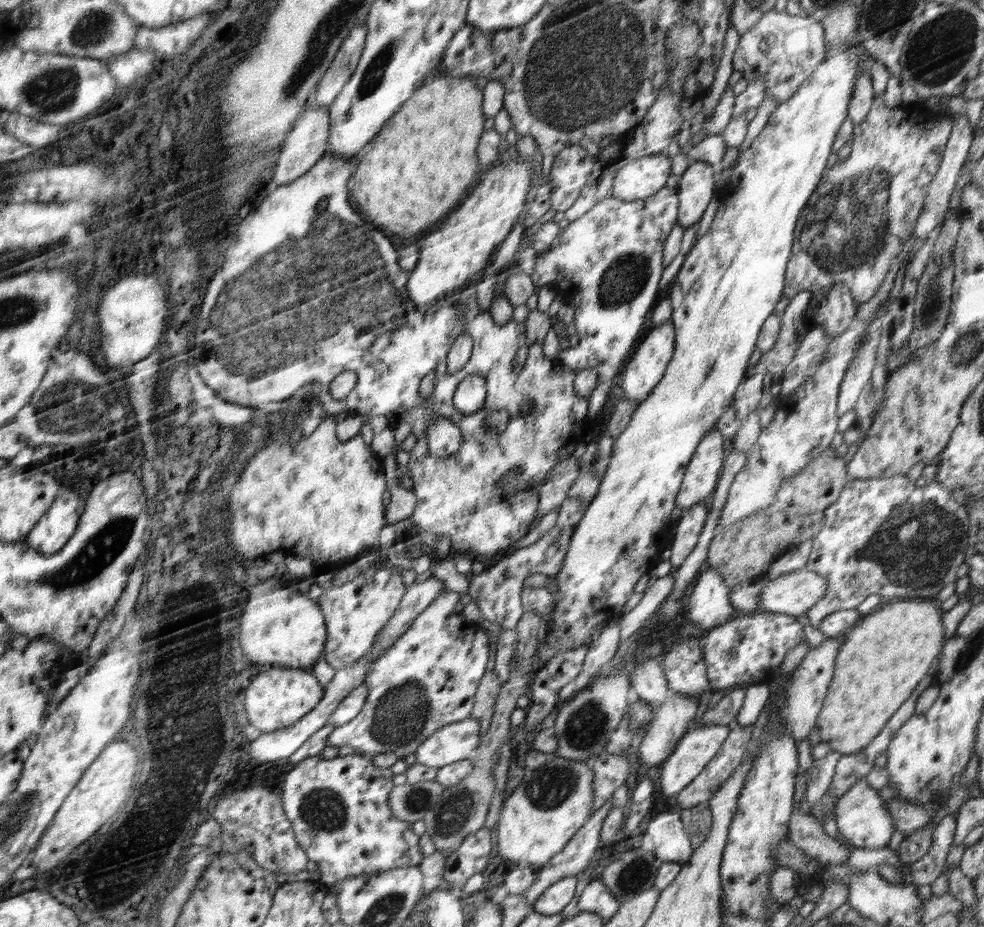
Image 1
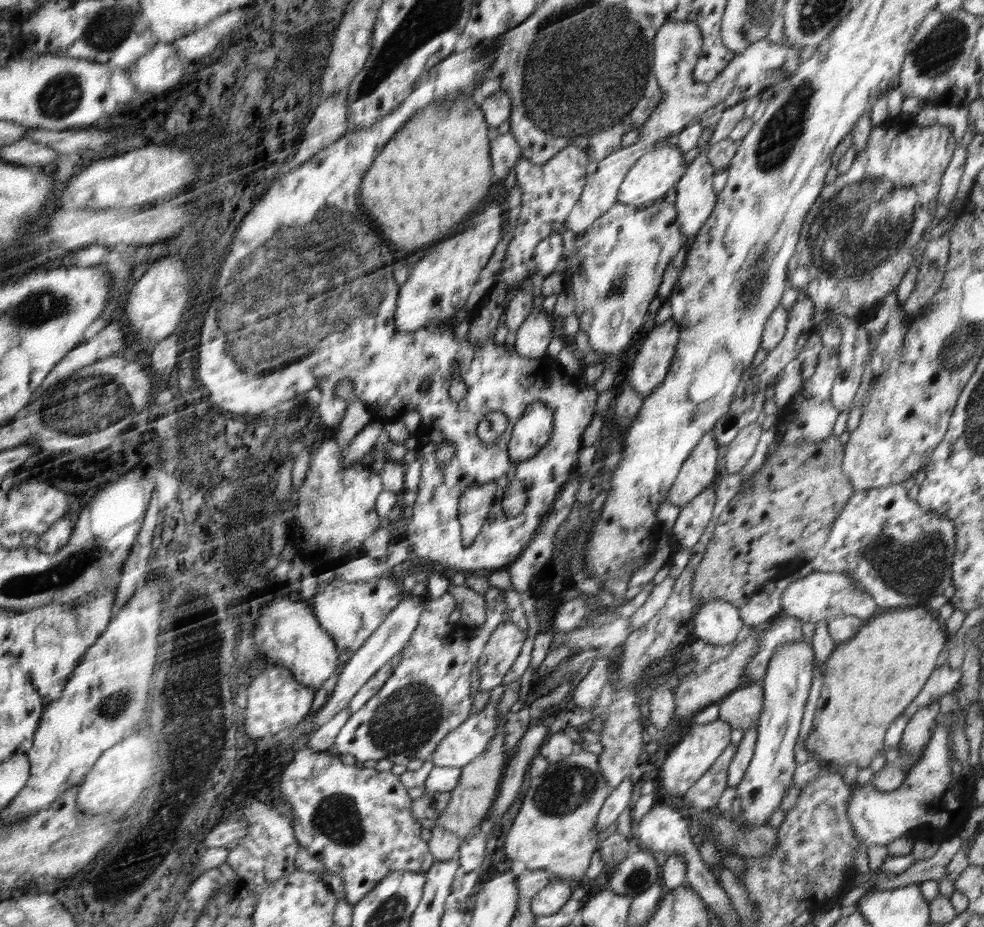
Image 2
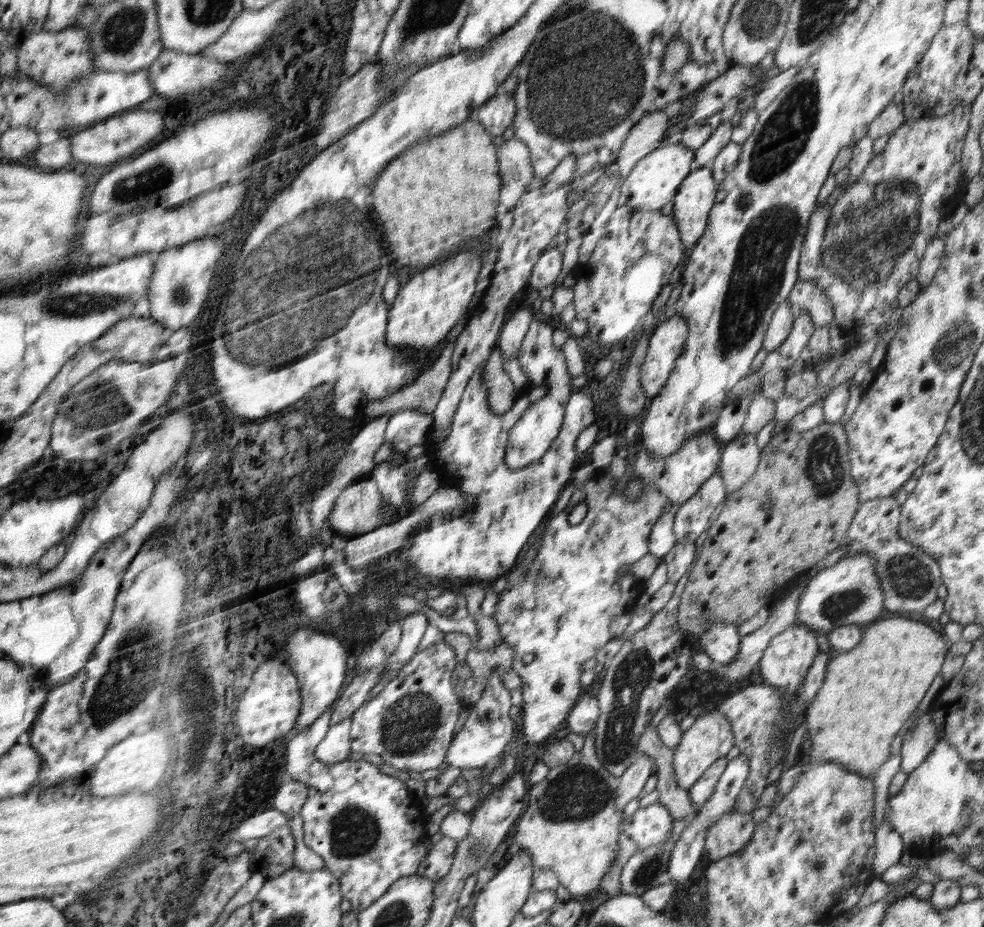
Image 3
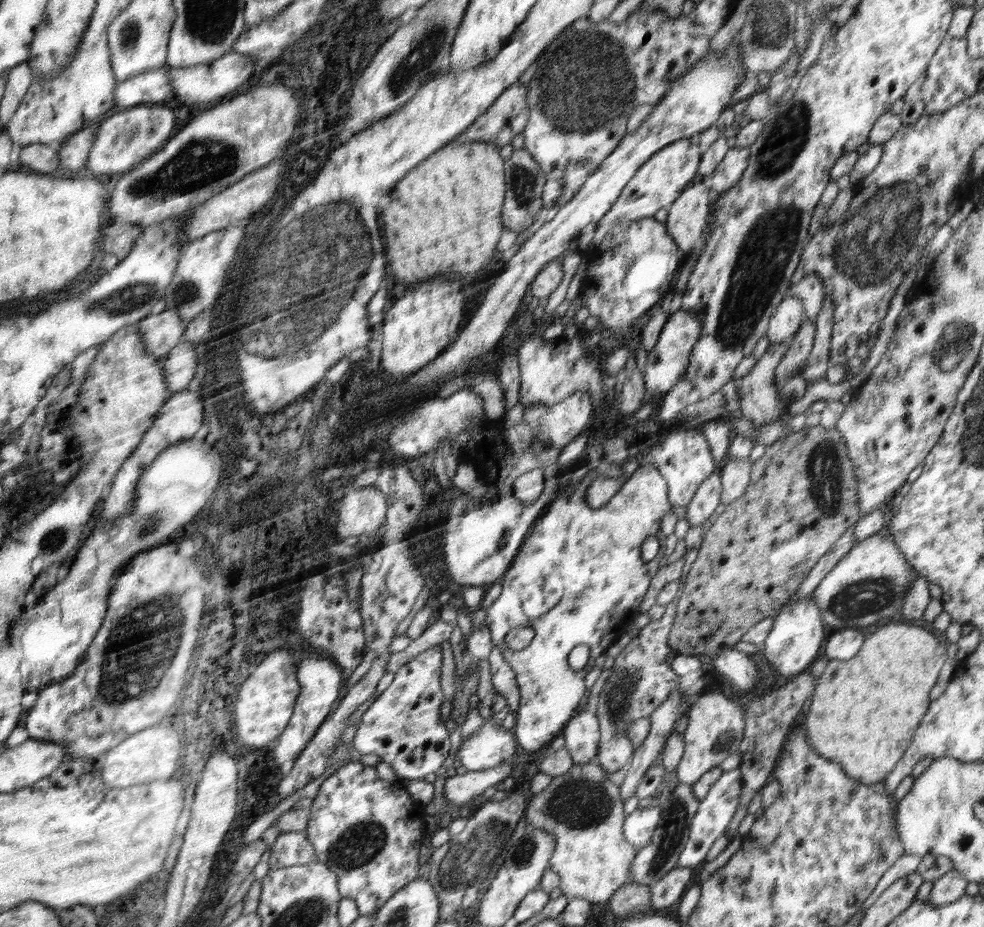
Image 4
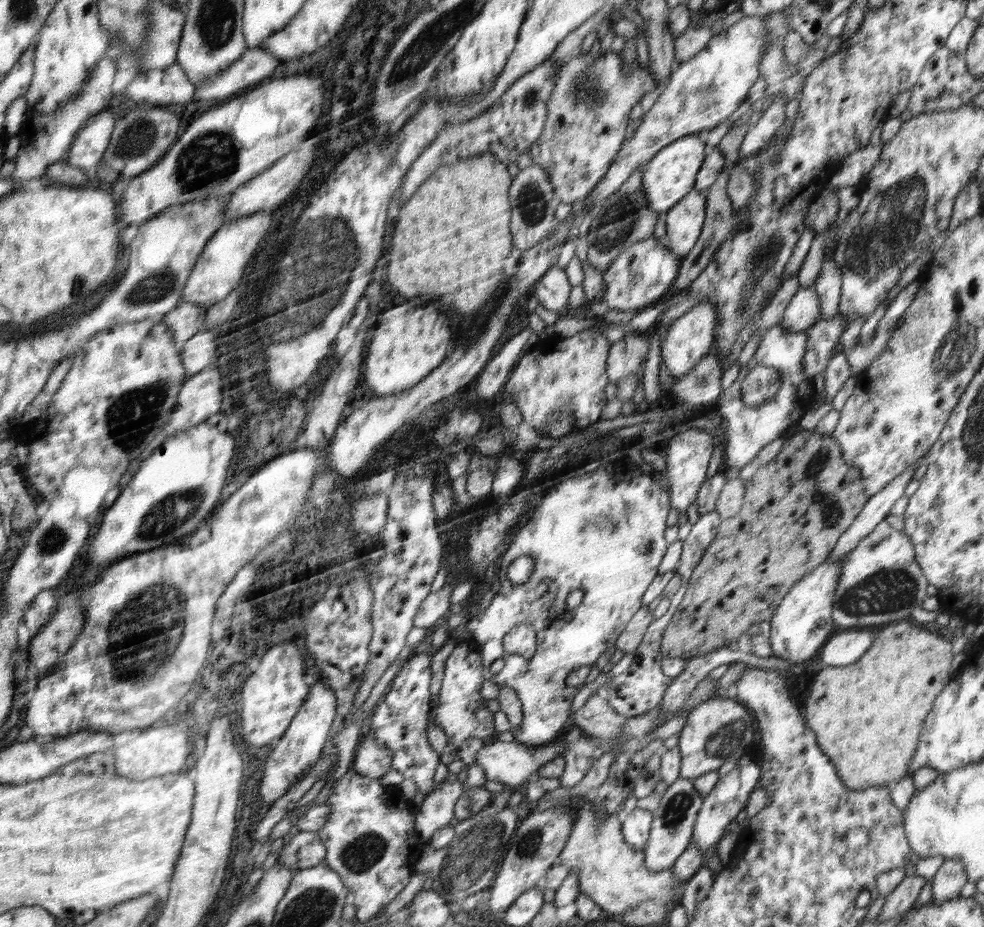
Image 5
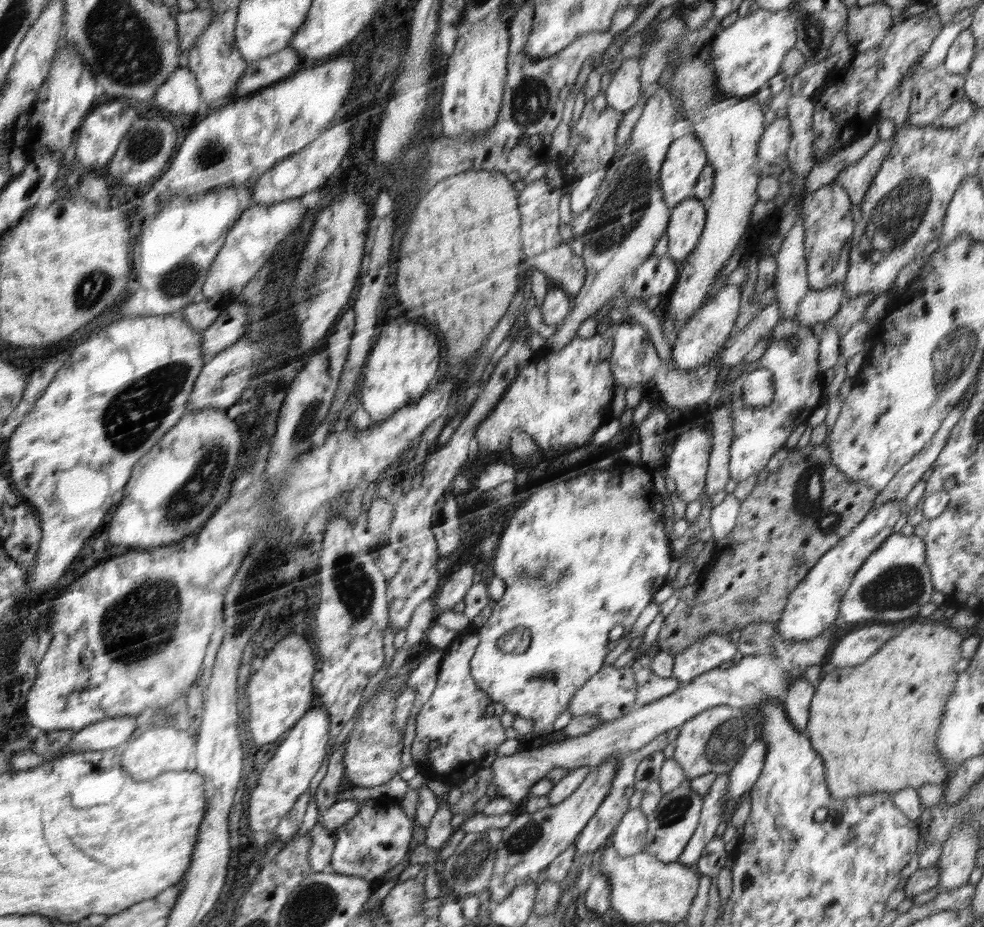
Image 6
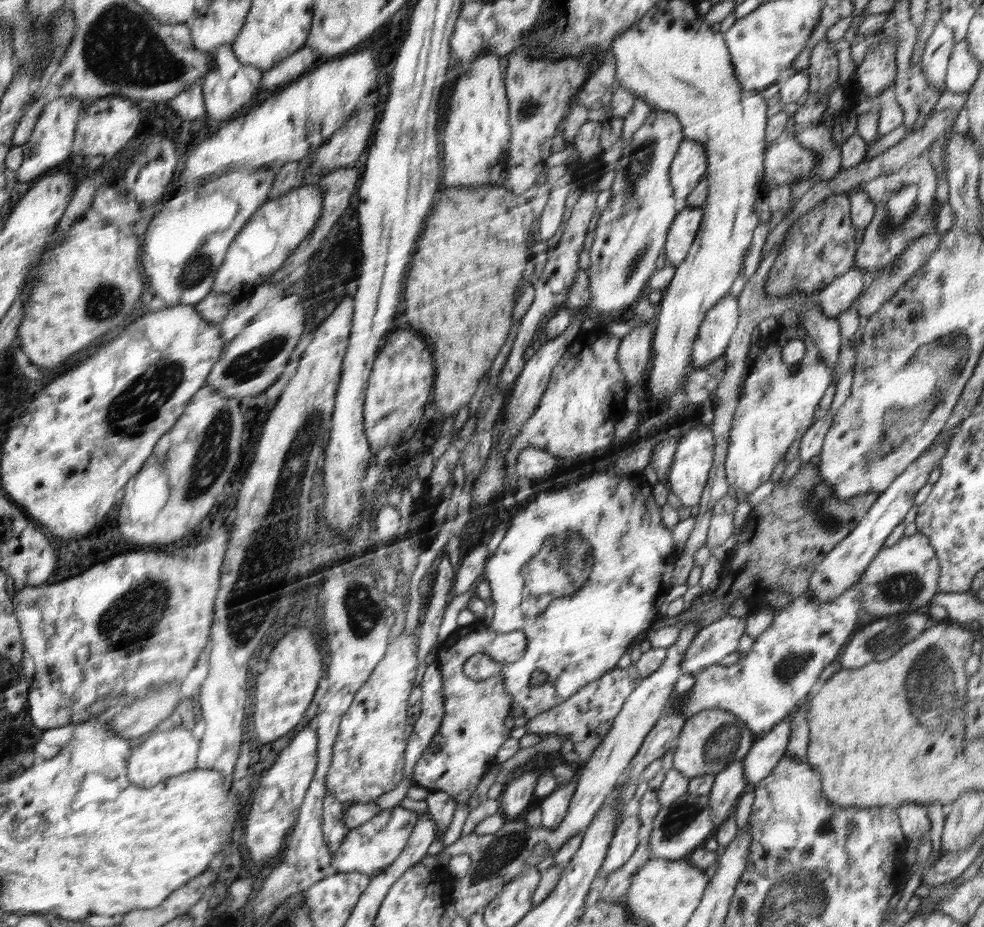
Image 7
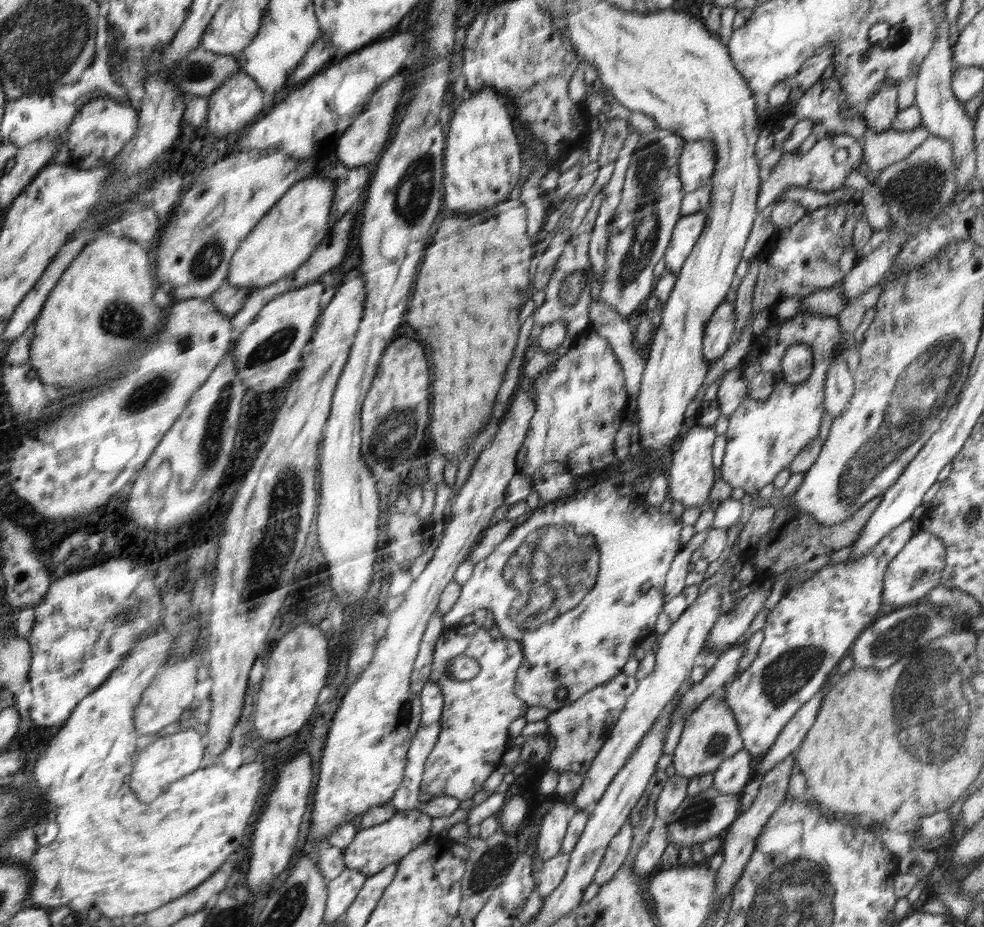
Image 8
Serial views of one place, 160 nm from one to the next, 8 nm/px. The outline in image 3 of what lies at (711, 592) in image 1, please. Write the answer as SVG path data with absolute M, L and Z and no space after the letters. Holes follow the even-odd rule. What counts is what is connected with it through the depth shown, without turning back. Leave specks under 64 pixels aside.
M719 620L700 636L702 650L712 659L714 665L729 664L732 659L736 659L741 640L737 628L738 626Z

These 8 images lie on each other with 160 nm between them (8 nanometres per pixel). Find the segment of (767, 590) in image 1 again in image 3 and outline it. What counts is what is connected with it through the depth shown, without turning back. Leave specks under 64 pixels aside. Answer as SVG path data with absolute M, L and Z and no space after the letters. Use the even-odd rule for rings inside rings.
M859 554L844 557L812 577L798 601L797 618L811 630L827 633L842 626L875 621L884 607L884 591L874 572L874 558Z

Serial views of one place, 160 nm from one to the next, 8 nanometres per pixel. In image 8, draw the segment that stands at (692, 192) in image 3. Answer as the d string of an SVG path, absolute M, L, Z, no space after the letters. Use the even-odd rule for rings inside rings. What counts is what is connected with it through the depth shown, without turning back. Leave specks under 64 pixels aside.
M707 211L681 216L671 234L668 248L664 253L665 266L672 274L681 271L684 261L692 252L706 224Z

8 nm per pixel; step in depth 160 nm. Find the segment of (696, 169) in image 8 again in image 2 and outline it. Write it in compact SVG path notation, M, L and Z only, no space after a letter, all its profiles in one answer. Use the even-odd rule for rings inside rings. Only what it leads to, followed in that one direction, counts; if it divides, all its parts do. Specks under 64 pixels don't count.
M664 144L652 149L636 160L632 169L626 174L617 199L624 204L632 203L634 207L656 204L657 200L664 199L666 192L675 186L684 168L687 166L684 164L683 153L675 144Z

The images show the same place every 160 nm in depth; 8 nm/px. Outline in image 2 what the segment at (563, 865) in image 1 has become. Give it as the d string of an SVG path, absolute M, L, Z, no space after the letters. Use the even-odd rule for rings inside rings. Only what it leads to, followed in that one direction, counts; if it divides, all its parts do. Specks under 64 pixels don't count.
M626 777L615 790L606 797L600 812L595 820L595 831L597 835L604 832L610 824L614 823L618 816L628 808L632 798L632 782Z

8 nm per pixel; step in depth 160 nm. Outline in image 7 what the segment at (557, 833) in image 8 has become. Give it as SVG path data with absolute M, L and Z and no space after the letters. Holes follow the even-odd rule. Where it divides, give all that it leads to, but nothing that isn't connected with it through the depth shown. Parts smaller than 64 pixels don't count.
M572 779L568 784L558 787L554 793L539 802L542 811L542 824L544 828L556 828L564 820L571 798L575 795L578 779Z

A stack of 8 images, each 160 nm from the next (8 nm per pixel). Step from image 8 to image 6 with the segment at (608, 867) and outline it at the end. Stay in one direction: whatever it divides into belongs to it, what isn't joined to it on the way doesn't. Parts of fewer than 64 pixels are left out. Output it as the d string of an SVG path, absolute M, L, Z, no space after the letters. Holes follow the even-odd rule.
M639 808L629 809L609 841L618 856L632 856L644 851L647 824L648 816Z

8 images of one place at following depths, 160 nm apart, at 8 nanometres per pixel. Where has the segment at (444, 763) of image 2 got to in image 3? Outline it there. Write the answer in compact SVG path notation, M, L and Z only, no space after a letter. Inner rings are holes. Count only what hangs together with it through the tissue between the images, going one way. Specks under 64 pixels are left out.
M492 671L487 678L487 685L484 686L480 700L477 700L473 706L469 706L460 732L456 735L455 742L447 750L445 762L449 763L449 766L468 769L481 768L499 758L510 746L511 739L517 730L517 720L508 715L510 708L512 708L510 691L505 684L502 684L500 676Z

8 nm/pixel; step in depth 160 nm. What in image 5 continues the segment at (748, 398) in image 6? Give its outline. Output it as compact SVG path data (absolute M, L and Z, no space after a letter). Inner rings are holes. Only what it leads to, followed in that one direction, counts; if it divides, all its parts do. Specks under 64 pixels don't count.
M758 365L749 370L742 380L740 400L748 406L758 406L766 401L772 401L779 388L779 370Z

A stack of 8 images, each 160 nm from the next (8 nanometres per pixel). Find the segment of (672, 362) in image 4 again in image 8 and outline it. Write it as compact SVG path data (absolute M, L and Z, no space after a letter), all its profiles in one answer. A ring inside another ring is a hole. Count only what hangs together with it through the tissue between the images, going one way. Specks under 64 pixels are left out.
M724 301L712 314L705 326L703 355L707 362L716 361L734 341L736 310L735 304Z

